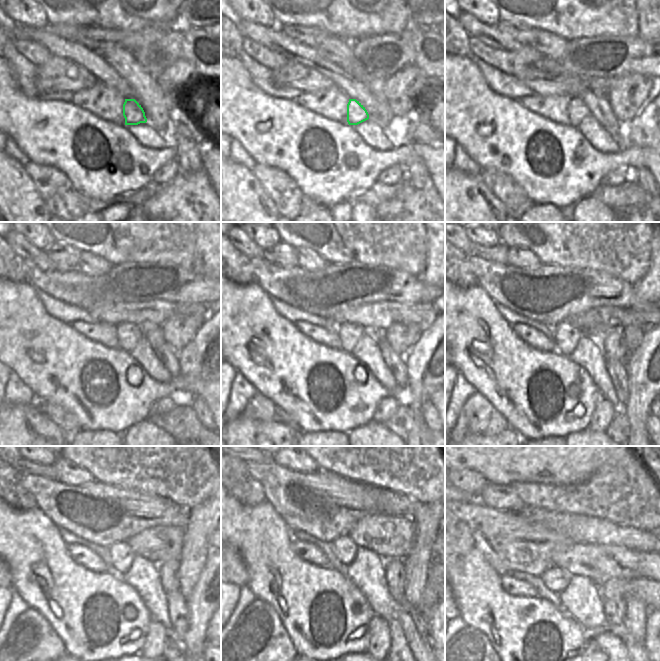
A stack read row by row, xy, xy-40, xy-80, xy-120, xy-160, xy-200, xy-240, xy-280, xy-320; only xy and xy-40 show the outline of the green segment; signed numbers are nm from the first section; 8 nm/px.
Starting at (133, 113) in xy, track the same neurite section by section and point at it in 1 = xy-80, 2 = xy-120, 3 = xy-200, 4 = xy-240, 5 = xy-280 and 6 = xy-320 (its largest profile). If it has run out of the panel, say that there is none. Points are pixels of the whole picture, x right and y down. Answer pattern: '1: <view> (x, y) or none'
1: xy-80 (577, 110)
2: xy-120 (128, 334)
3: xy-200 (567, 335)
4: xy-240 (122, 556)
5: xy-280 (338, 575)
6: xy-320 (556, 579)

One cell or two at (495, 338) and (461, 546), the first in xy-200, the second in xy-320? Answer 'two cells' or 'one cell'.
two cells

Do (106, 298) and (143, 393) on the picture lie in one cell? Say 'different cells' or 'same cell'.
different cells

